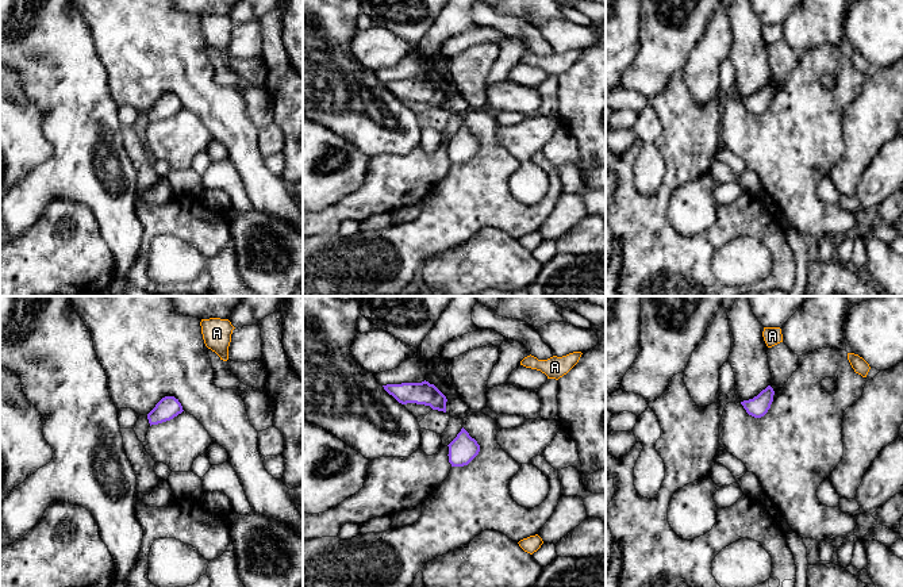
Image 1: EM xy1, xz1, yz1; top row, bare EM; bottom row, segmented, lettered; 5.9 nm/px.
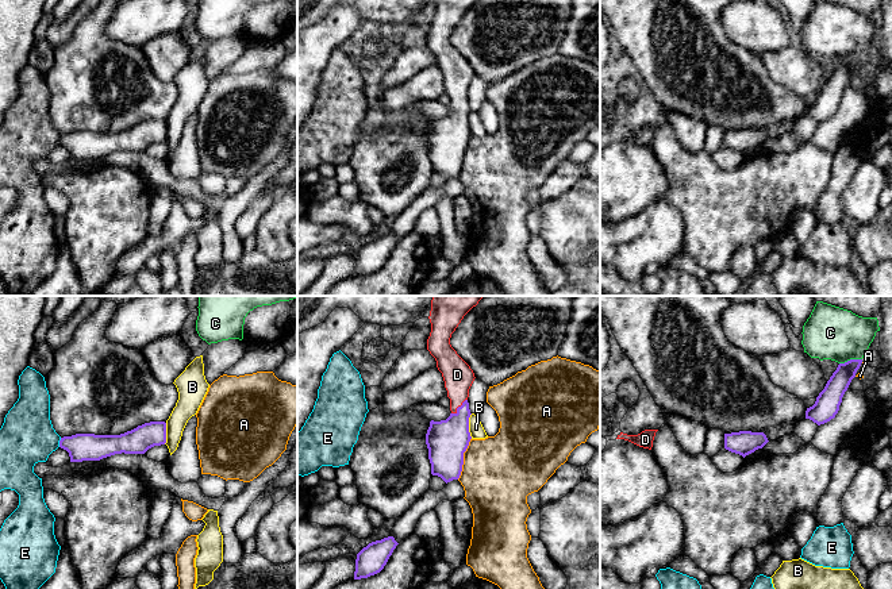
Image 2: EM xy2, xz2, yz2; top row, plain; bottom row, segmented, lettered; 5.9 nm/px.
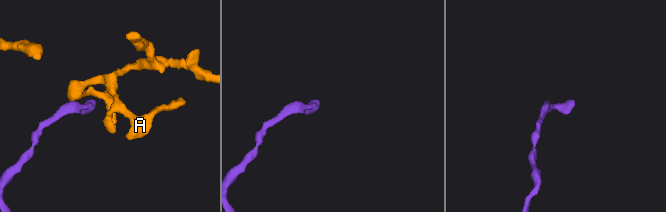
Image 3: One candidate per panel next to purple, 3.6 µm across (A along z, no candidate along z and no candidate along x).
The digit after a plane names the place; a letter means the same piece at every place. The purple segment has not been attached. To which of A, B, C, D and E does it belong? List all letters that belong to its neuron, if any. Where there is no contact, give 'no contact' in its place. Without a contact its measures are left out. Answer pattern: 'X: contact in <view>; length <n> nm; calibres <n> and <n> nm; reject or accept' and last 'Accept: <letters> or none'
A: contact in xz2; length 260 nm; calibres 240 and 440 nm; reject
B: contact in xz2; length 150 nm; calibres 240 and 90 nm; reject
C: contact in yz2; length 140 nm; calibres 130 and 320 nm; reject
D: contact in xz2; length 130 nm; calibres 240 and 180 nm; accept
E: contact in xy2; length 60 nm; calibres 160 and 320 nm; reject
Accept: D

